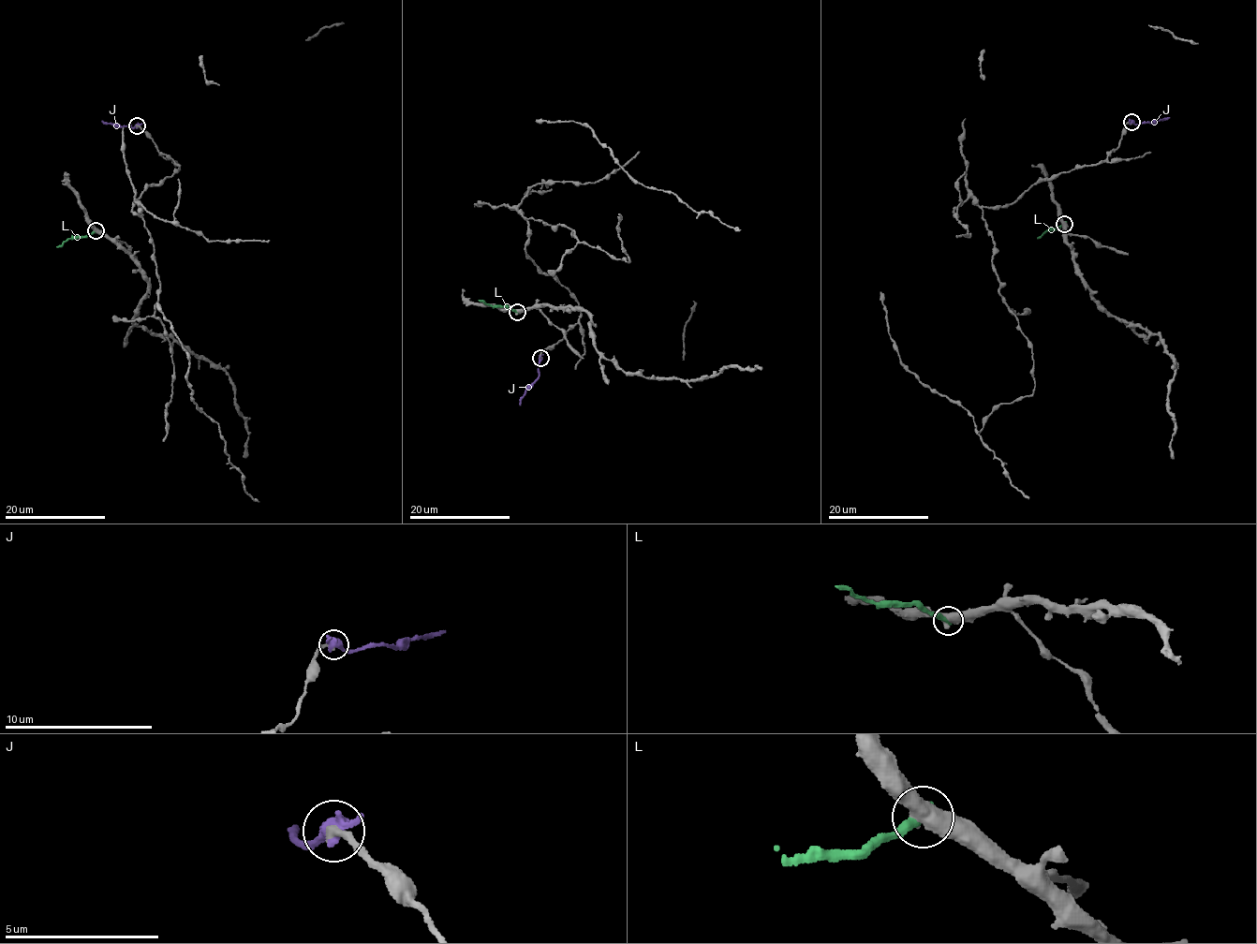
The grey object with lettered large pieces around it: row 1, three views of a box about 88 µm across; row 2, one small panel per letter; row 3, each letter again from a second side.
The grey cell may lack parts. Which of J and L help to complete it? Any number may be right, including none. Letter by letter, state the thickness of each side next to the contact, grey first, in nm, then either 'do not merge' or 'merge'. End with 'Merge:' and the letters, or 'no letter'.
J: 300 nm thick on the grey side, 550 nm on the other; merge
L: 550 nm thick on the grey side, 320 nm on the other; do not merge
Merge: J

